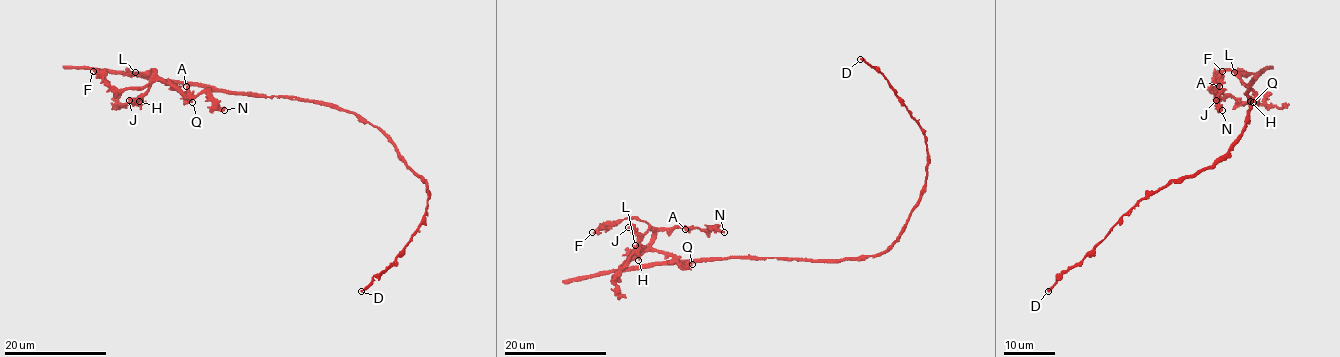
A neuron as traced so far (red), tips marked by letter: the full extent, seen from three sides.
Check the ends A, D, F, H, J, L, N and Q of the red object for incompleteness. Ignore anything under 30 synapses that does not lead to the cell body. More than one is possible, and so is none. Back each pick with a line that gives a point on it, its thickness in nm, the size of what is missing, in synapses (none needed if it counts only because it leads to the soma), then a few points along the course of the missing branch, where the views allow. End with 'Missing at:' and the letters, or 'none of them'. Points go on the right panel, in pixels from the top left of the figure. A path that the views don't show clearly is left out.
Missing at: none of them

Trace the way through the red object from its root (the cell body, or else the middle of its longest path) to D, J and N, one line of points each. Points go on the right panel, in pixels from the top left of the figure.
D: (1250, 101), (1246, 129), (1224, 155), (1210, 166), (1149, 192), (1081, 260), (1060, 274), (1048, 291)
J: (1250, 101), (1248, 88), (1257, 73), (1236, 73), (1230, 69), (1220, 73), (1218, 88), (1223, 96), (1216, 100)
N: (1250, 101), (1248, 88), (1257, 73), (1225, 69), (1216, 88), (1216, 104), (1222, 110)

